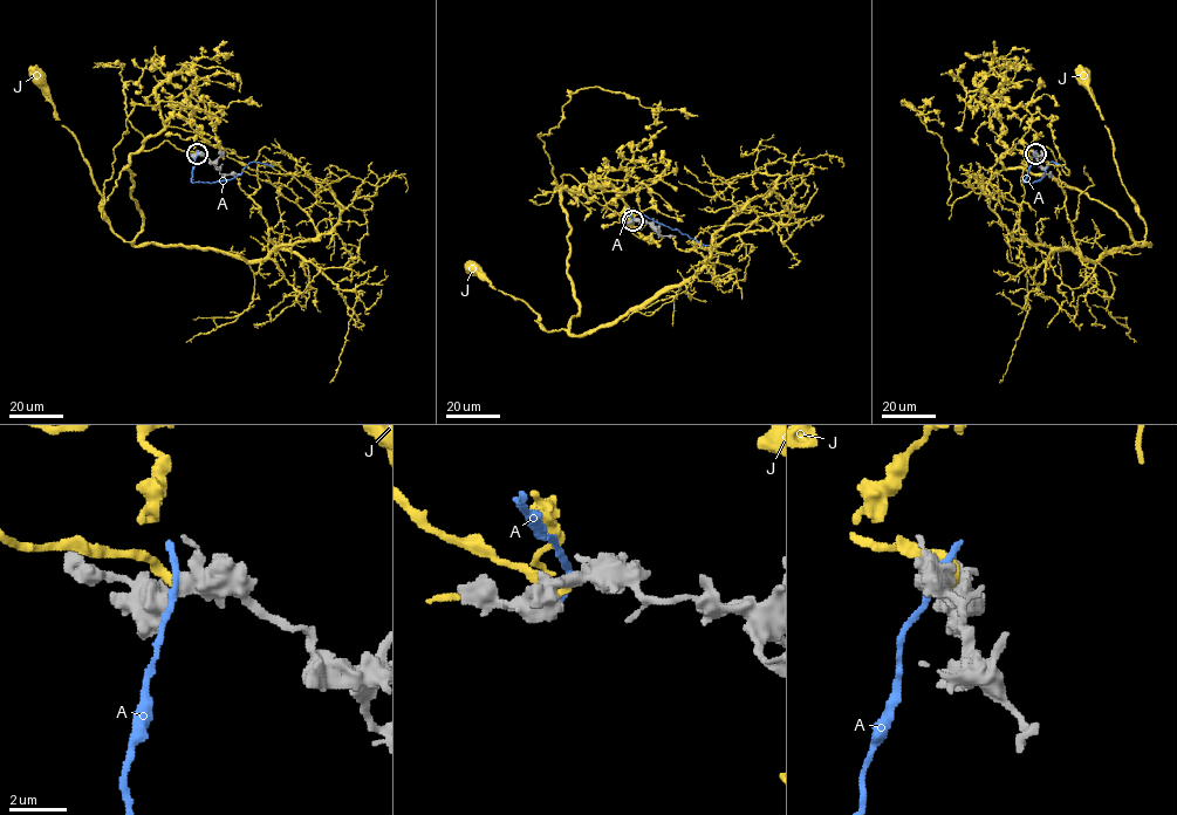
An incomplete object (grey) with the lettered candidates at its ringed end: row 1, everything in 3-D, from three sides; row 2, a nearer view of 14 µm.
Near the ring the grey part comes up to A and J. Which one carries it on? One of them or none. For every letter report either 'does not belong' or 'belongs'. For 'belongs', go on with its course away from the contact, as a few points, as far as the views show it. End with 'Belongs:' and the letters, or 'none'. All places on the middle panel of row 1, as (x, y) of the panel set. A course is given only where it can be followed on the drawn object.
A: does not belong
J: belongs | via (633, 221), (566, 186), (561, 191), (579, 312), (567, 329), (547, 330), (526, 303), (471, 267)
Belongs: J

